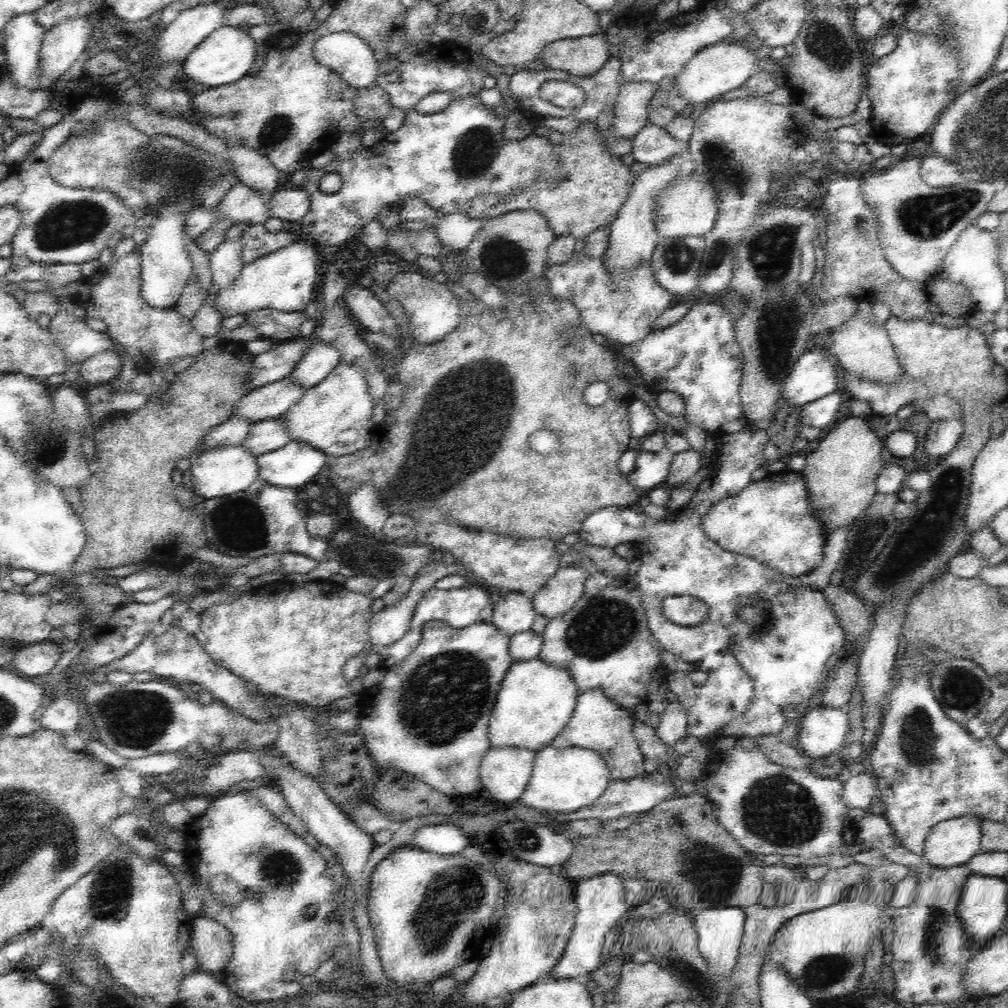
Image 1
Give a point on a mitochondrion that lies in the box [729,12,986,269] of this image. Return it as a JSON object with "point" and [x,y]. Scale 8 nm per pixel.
{"point":[823,38]}

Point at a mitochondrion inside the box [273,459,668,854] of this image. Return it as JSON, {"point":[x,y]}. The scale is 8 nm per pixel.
{"point":[444,695]}

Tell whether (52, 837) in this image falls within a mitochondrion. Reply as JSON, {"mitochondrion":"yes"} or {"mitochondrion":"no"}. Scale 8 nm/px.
{"mitochondrion":"yes"}

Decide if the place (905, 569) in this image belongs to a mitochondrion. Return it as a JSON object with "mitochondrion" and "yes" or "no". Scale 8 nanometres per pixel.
{"mitochondrion":"yes"}

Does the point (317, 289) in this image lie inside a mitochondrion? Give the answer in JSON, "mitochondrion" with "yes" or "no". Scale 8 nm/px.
{"mitochondrion":"no"}

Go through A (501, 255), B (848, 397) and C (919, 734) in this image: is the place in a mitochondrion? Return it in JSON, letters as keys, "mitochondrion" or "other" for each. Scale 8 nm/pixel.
{"A":"mitochondrion","B":"other","C":"mitochondrion"}

